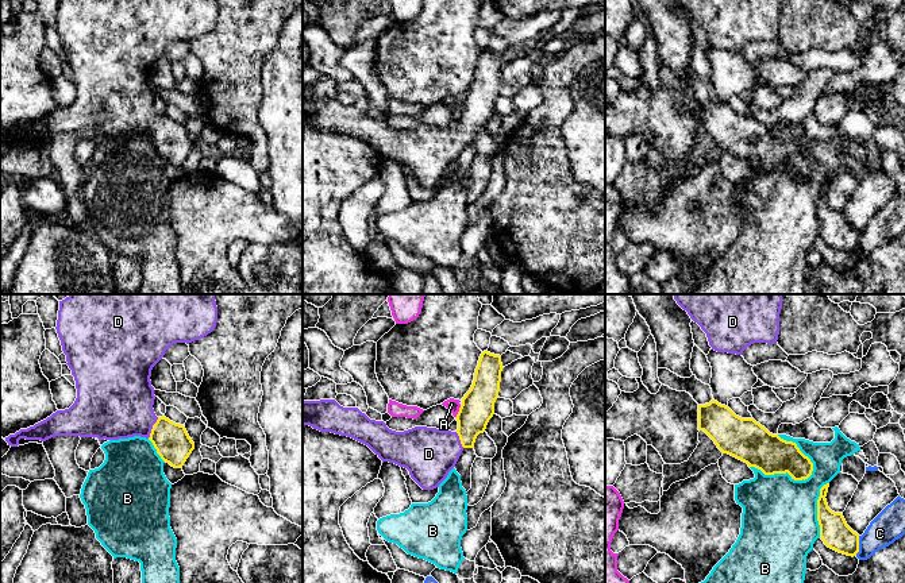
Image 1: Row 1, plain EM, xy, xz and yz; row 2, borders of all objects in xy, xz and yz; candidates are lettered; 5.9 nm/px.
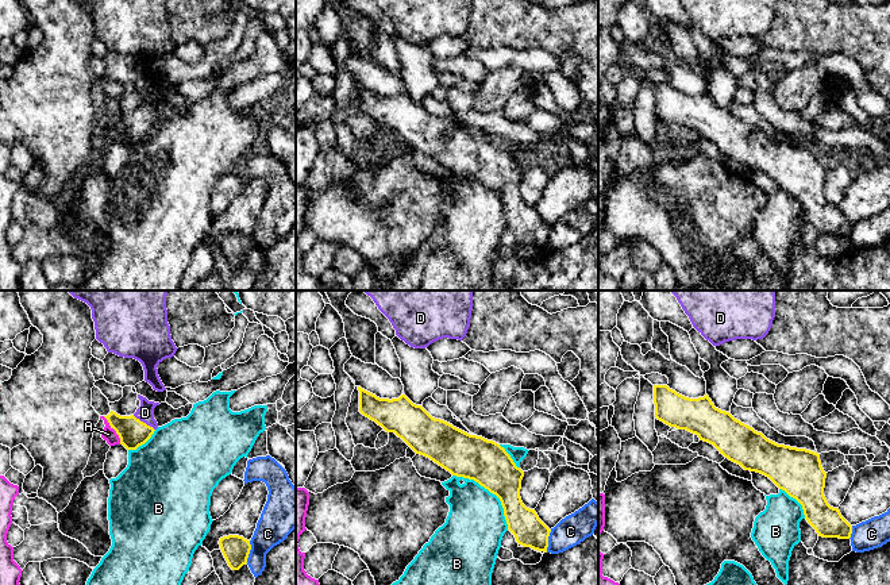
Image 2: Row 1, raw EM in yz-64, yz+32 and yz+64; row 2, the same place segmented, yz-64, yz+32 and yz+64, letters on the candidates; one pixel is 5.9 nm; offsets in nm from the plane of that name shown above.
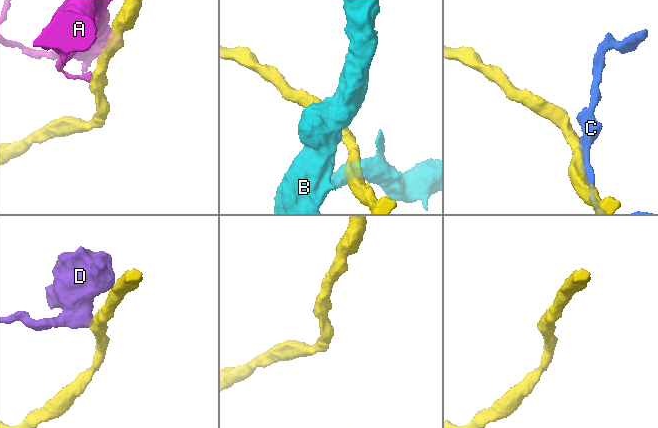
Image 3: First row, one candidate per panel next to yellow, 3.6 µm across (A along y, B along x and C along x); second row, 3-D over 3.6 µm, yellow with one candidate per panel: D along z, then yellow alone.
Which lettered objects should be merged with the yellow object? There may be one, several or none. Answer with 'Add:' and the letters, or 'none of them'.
Add: D

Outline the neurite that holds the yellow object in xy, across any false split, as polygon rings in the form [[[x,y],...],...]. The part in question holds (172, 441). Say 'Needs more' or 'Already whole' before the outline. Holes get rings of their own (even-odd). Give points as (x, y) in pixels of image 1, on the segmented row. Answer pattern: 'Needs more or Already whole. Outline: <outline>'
Needs more. Outline: [[[69,294],[59,301],[55,329],[66,355],[66,364],[76,381],[77,398],[69,409],[57,410],[34,426],[9,435],[5,441],[11,447],[18,447],[20,439],[46,441],[54,436],[80,436],[97,437],[100,441],[140,436],[153,443],[163,462],[174,468],[182,468],[195,449],[195,443],[184,425],[176,424],[165,416],[155,416],[151,370],[170,345],[199,340],[211,333],[216,323],[215,294]]]

